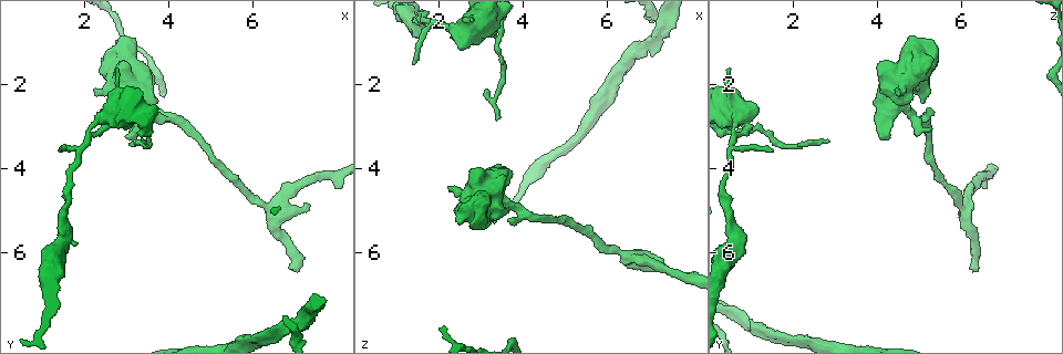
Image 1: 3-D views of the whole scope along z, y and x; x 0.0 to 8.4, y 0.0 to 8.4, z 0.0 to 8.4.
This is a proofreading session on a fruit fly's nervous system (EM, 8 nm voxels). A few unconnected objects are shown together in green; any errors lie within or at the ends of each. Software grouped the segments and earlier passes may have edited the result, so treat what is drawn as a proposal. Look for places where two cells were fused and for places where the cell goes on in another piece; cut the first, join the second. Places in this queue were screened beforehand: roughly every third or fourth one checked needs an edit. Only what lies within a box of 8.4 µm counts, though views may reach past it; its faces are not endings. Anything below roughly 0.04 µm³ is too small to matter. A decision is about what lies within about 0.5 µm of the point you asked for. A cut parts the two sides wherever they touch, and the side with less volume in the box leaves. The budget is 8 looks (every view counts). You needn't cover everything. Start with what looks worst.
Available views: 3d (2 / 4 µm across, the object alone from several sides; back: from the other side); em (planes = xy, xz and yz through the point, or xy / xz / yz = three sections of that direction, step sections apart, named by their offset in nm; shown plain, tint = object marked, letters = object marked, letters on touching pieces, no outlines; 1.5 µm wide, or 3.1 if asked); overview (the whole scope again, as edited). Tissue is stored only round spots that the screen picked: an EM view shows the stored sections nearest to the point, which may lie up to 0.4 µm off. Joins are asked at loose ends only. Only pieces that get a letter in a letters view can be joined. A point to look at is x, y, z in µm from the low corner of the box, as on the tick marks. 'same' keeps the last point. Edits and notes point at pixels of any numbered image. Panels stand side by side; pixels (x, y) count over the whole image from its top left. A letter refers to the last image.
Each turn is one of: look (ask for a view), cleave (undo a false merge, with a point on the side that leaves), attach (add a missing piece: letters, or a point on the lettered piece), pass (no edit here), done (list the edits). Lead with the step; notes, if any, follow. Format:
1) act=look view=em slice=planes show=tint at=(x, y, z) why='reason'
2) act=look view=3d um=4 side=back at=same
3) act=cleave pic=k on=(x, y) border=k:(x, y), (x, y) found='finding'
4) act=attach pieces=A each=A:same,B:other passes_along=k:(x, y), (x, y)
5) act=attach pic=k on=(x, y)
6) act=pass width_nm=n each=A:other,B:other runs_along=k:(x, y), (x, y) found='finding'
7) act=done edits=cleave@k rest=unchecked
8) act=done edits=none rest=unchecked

act=look view=3d um=4 at=(6.90, 6.35, 6.35) why='branch stops here'

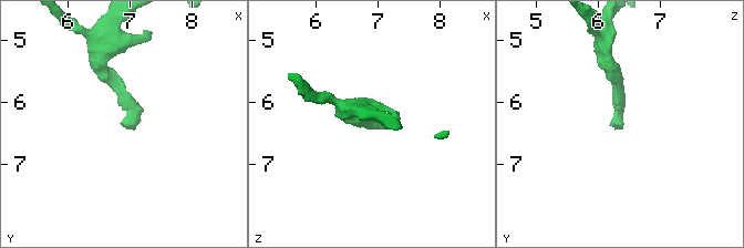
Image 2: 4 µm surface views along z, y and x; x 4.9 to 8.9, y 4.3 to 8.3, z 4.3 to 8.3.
act=look view=em slice=planes show=letters at=(6.85, 6.35, 6.35) why='now the EM'

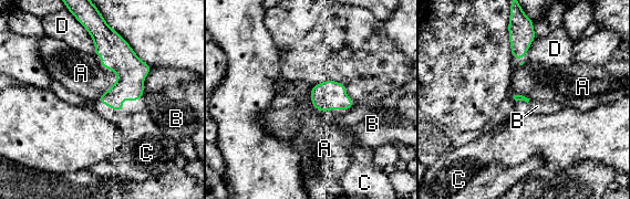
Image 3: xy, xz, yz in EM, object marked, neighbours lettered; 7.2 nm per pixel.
act=attach pieces=C each=A:other,B:other,C:same,D:other found='it goes on there'

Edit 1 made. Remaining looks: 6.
act=look view=em slice=planes show=letters at=(1.40, 3.55, 1.50) why='an open end'

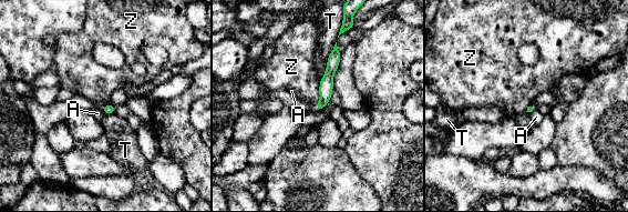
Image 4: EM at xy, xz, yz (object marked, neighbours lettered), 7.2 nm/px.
act=pass each=A:other,T:other,Z:other found='no lettered piece goes on from it'

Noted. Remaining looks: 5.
act=done edits=attach@3 rest=unchecked

